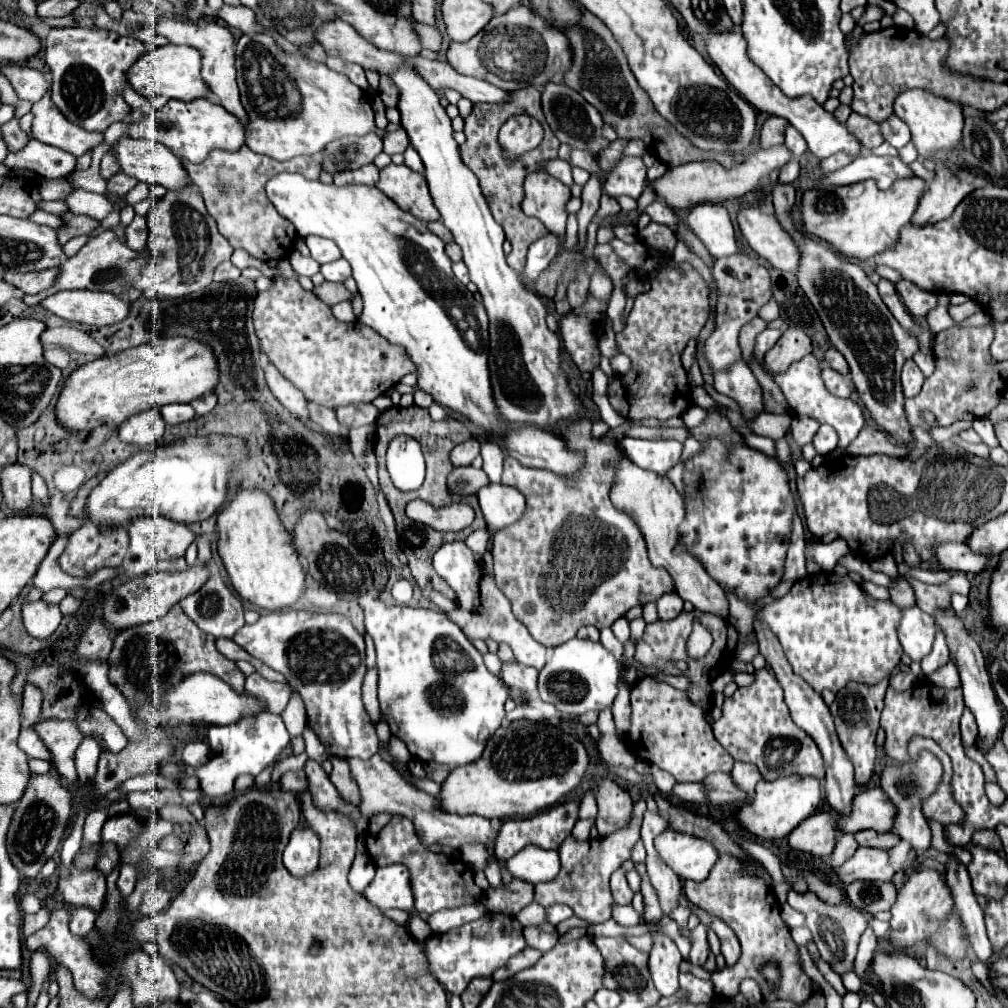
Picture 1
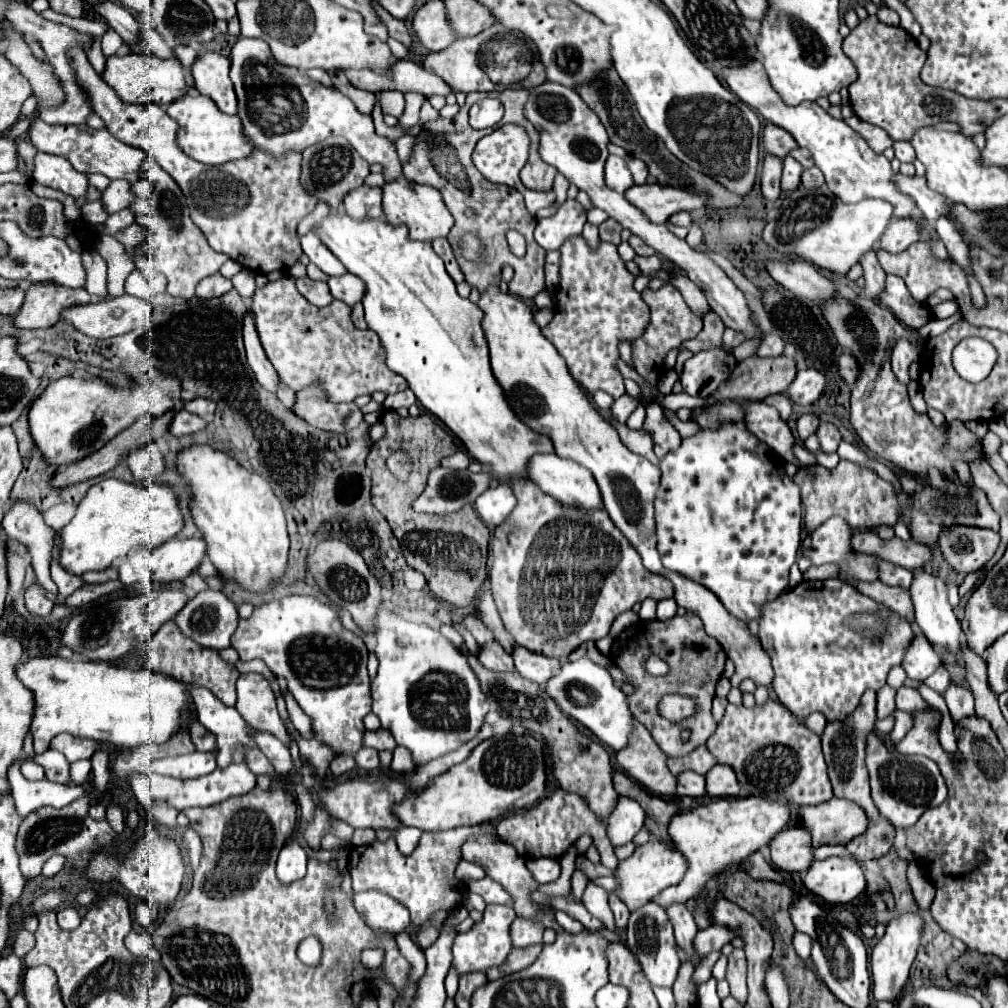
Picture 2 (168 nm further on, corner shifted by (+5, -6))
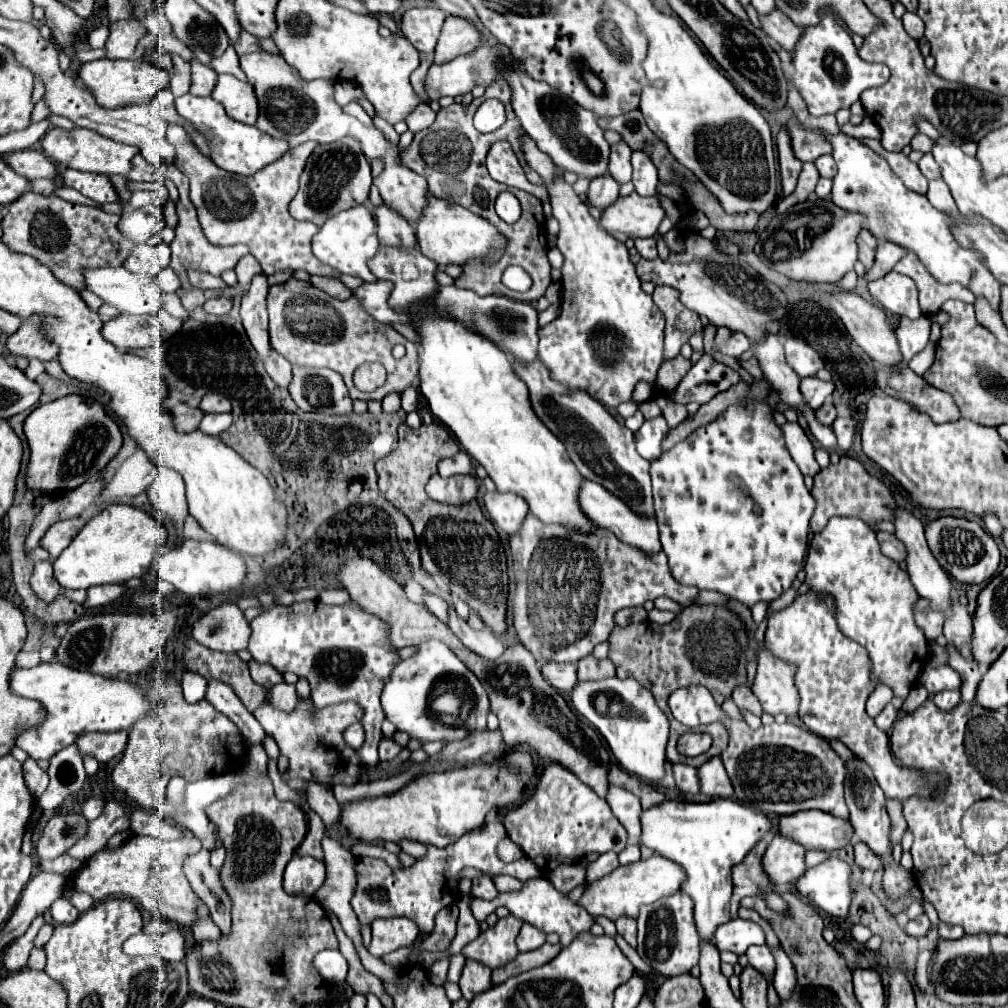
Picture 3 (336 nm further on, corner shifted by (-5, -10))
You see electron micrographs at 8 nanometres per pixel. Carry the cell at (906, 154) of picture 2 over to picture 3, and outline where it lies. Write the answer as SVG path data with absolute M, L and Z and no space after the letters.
M924 154L924 156L920 158L918 168L922 170L922 174L924 174L928 180L932 180L932 178L940 178L940 168L938 168L938 164L934 162L934 158L932 158L930 154Z

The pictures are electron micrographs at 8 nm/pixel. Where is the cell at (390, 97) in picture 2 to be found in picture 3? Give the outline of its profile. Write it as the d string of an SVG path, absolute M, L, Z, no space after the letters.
M418 104L418 106L406 116L406 124L408 124L410 132L420 132L422 128L428 128L428 124L432 124L434 118L436 118L436 112L434 112L428 104Z

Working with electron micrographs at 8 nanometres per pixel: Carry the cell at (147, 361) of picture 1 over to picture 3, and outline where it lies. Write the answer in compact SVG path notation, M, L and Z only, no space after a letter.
M68 394L38 406L26 418L24 434L30 446L26 484L36 494L58 494L78 488L98 476L122 446L122 432L114 418L106 414L100 402L80 400L80 394Z

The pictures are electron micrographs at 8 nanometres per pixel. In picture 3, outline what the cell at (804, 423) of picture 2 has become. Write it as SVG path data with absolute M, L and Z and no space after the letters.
M826 400L826 402L816 410L816 420L818 420L820 424L826 424L826 426L830 426L830 424L836 420L836 408L834 408L832 400Z

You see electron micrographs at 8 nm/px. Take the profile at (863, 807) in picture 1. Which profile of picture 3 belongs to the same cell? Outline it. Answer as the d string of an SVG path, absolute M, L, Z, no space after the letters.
M802 810L780 818L780 834L800 842L806 850L844 848L854 828L848 820L840 820L820 810Z

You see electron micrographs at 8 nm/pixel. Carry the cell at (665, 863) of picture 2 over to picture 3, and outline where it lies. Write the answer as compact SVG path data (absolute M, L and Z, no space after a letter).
M654 854L648 860L638 860L626 866L618 866L612 874L588 884L578 904L586 908L588 914L592 916L606 916L610 920L616 920L618 916L636 918L642 904L656 902L662 896L672 896L674 892L680 890L684 880L686 880L686 872L680 864L674 864L672 860Z

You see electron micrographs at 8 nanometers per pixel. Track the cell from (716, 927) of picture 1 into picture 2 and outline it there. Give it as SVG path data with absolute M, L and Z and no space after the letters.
M734 950L728 956L728 972L726 980L730 984L730 994L740 1002L746 1004L746 954L744 950Z

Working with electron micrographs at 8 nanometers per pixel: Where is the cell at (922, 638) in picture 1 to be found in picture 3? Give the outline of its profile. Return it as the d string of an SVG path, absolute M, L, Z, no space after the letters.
M926 666L924 672L918 676L918 682L926 686L930 694L940 692L944 688L960 688L960 676L950 666Z

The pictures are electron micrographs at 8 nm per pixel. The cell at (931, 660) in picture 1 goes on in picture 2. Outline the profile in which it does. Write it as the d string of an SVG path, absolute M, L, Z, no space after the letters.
M940 666L940 668L930 676L930 678L924 680L926 686L930 686L932 690L936 690L936 692L940 692L940 694L946 692L946 688L948 688L950 682L952 682L952 680L950 680L950 676L948 676L948 672L946 672L944 666Z

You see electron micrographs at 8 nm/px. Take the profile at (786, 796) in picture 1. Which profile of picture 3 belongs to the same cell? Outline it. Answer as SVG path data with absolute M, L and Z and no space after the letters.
M716 798L704 804L666 800L664 804L642 812L640 842L686 870L682 890L694 900L694 922L698 934L702 940L712 940L716 926L728 922L732 866L740 864L770 830L772 822L768 814L730 798Z

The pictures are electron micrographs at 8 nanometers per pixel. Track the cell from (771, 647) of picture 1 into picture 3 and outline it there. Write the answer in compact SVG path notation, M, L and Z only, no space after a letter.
M768 404L728 408L724 416L698 428L660 460L654 460L650 474L660 542L676 580L716 590L748 608L758 602L770 604L792 586L796 574L804 568L814 498L804 486L802 472L784 448L780 426L774 424Z

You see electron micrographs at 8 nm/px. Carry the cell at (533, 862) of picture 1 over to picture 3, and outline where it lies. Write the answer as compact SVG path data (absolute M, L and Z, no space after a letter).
M560 864L548 874L548 880L560 888L560 892L570 892L586 882L586 868L580 864Z

